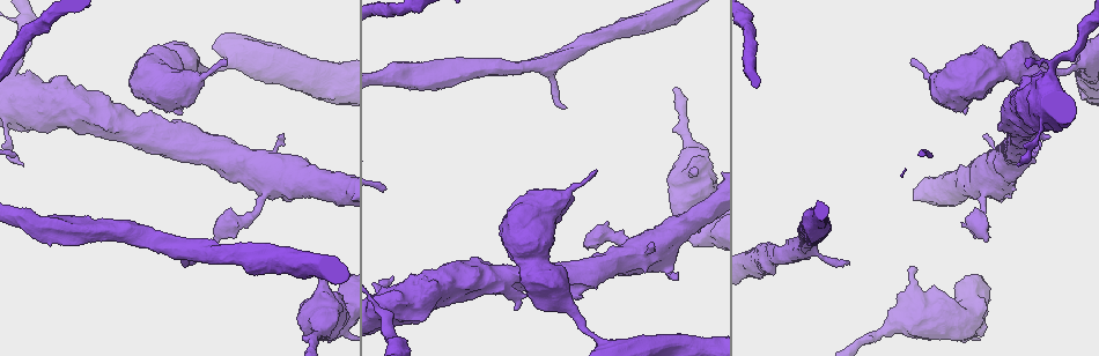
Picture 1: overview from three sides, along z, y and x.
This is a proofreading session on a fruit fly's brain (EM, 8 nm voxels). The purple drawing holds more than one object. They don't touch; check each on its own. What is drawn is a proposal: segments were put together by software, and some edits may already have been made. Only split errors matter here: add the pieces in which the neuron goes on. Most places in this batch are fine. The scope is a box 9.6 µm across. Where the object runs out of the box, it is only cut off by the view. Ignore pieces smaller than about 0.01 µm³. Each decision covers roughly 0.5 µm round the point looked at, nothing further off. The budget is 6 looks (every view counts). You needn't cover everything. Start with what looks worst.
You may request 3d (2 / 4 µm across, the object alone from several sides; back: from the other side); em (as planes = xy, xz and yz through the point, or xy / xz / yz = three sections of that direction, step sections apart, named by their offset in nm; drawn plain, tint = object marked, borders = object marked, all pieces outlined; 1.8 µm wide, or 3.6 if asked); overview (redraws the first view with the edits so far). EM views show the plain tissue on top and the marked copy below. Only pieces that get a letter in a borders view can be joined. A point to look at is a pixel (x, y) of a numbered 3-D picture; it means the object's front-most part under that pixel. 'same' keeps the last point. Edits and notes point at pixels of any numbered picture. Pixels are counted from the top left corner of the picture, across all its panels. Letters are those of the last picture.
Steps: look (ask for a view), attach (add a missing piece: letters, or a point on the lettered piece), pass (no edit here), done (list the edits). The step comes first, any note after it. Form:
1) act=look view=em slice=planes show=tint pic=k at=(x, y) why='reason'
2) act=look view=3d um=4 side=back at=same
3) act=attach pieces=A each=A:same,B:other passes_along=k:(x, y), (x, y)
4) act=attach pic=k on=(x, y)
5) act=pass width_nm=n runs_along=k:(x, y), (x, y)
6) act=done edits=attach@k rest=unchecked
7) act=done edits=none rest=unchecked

act=look view=3d um=2 pic=1 at=(192, 263) why='tapers out'

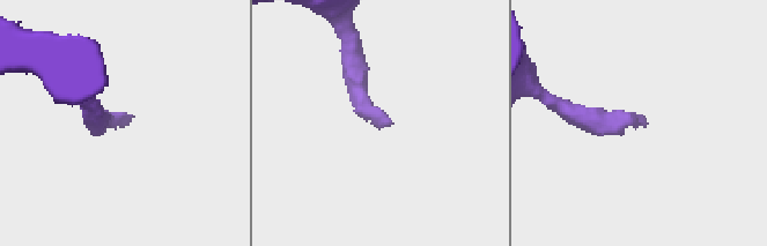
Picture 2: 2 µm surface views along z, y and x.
act=look view=em slice=planes show=borders pic=2 at=(642, 123) why='need the tissue'

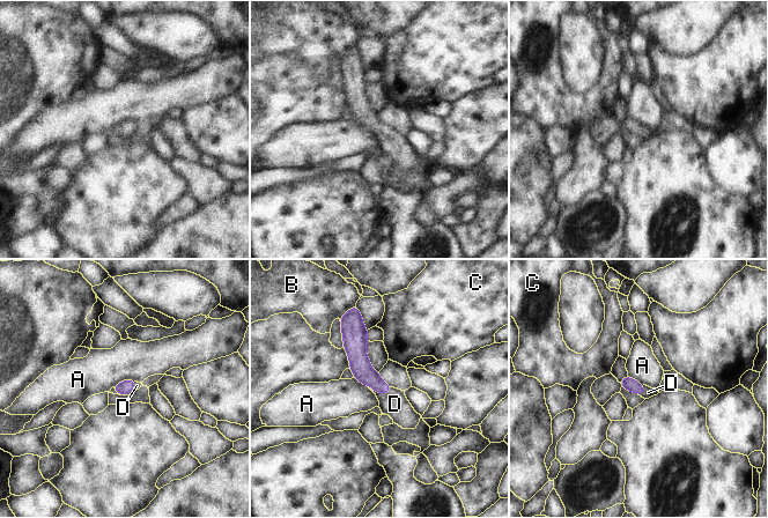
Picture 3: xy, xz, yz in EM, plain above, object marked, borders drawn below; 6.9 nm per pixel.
act=attach pieces=D each=A:other,B:other,C:other,D:same passes_along=3:(124, 387), (126, 393), (137, 385) found='it goes on there'

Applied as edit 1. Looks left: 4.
act=look view=overview

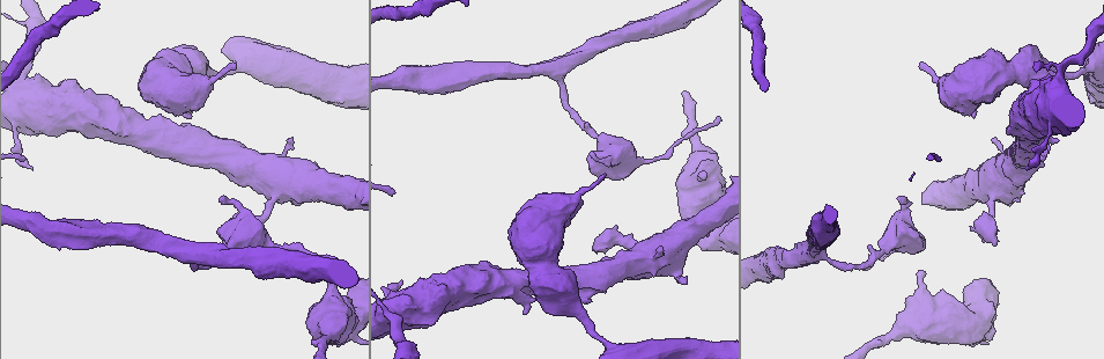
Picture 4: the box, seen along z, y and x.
act=look view=3d um=4 pic=4 at=(31, 168) why='an open end'

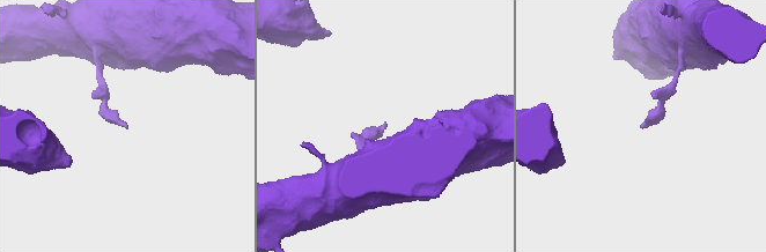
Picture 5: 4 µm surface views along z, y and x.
act=look view=em slice=xz step=8 show=tint pic=5 at=(384, 122) why='now the EM'

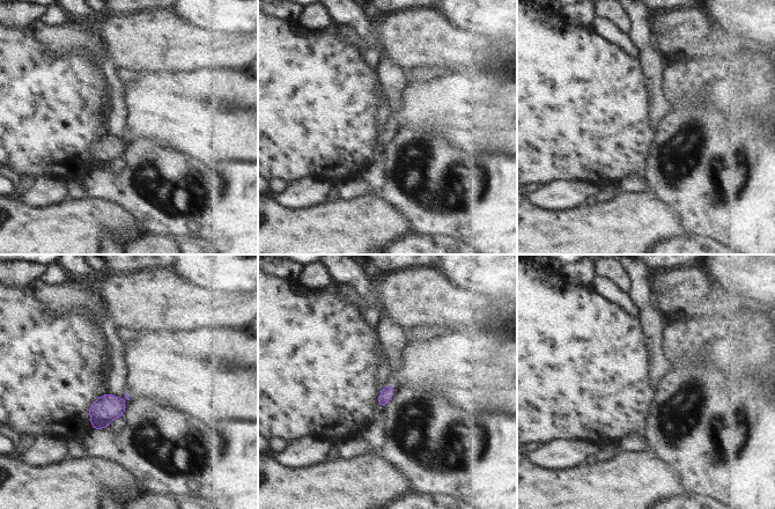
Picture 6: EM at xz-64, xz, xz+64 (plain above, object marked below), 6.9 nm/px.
act=look view=em slice=xz step=8 show=borders at=same

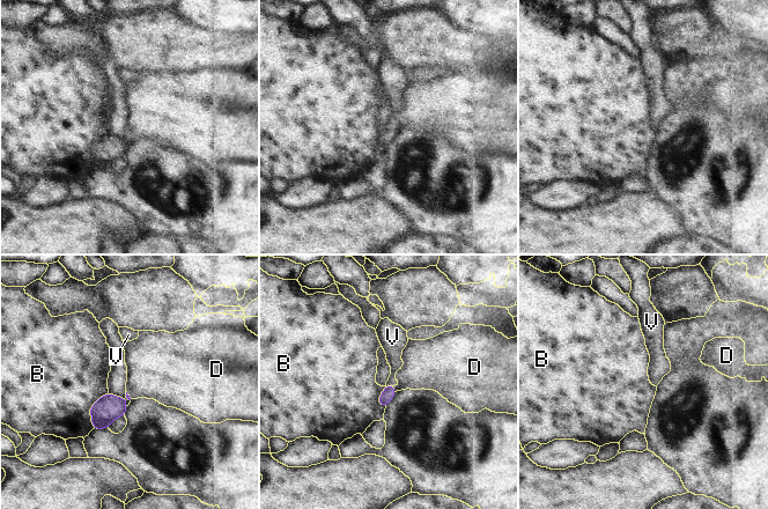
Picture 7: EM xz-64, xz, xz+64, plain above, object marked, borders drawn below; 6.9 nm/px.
act=attach pieces=V each=B:other,D:other,V:same passes_along=7:(389, 391), (390, 384), (393, 348) found='the neuron continues'

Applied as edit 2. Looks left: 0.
act=done edits=attach@3,attach@7 rest=unchecked

